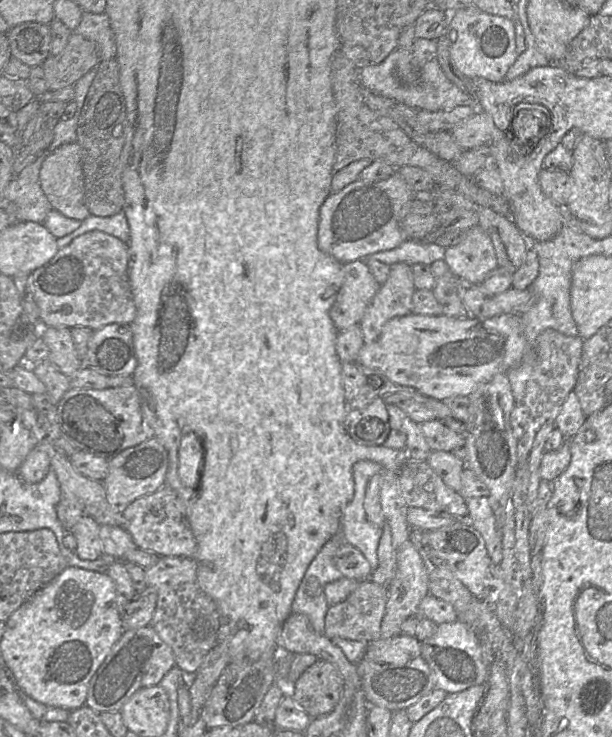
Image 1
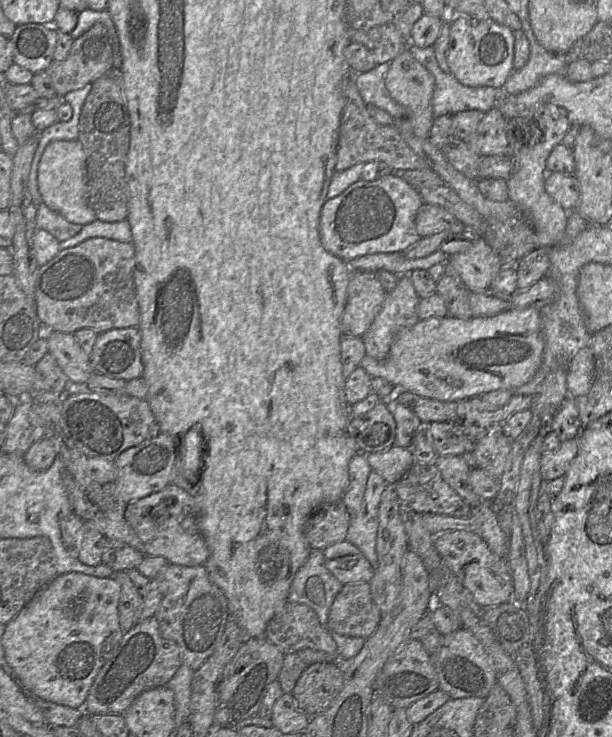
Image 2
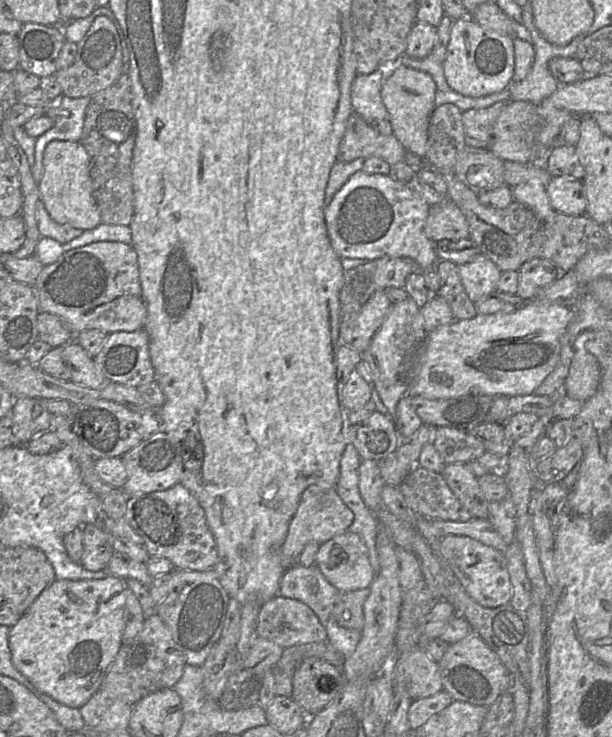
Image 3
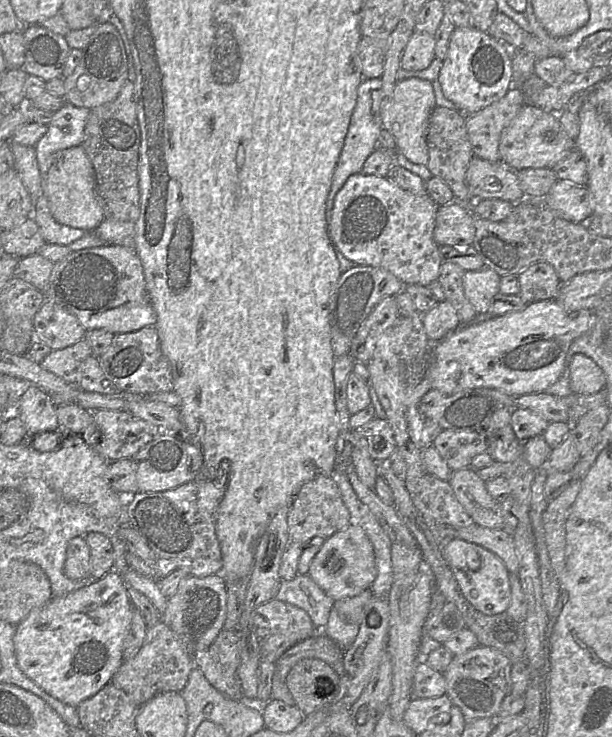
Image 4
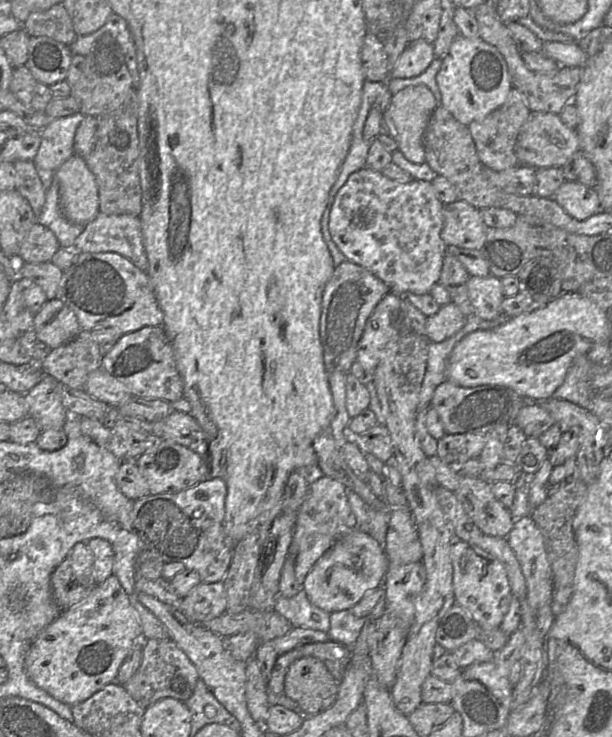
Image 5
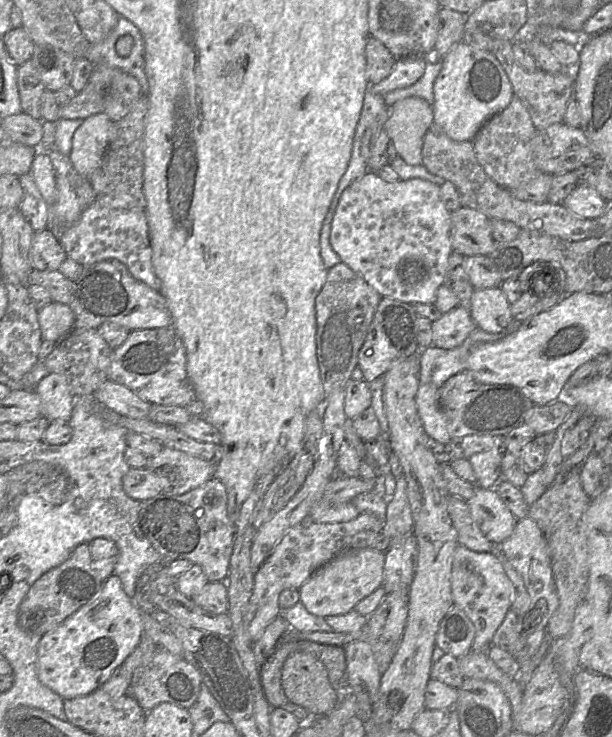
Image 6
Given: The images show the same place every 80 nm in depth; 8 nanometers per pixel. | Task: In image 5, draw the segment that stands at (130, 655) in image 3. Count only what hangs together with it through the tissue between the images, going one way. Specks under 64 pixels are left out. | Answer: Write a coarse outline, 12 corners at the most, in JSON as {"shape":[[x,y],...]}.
{"shape":[[171,638],[144,639],[122,686],[146,709],[187,701],[199,678]]}

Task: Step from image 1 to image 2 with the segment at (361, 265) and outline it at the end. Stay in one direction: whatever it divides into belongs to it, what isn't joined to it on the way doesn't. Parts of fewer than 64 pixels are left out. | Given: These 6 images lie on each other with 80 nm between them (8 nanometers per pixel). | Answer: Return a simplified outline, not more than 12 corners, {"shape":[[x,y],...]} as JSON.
{"shape":[[351,270],[343,337],[360,337],[387,297],[375,272]]}

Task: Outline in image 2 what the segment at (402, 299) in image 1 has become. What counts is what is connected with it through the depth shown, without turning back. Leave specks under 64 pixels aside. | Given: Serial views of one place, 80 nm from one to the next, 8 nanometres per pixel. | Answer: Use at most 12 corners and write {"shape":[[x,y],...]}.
{"shape":[[399,276],[362,336],[366,355],[388,355],[420,320],[410,276]]}

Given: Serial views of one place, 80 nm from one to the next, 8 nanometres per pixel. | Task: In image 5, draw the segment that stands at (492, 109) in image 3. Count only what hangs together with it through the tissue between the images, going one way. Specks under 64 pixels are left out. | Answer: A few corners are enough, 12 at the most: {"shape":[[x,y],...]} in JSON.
{"shape":[[512,87],[468,130],[483,166],[516,167],[515,142],[530,110]]}

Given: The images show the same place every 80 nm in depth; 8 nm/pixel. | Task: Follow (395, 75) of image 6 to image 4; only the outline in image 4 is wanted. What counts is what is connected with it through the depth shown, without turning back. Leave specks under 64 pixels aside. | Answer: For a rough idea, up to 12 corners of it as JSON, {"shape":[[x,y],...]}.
{"shape":[[414,31],[400,68],[427,68],[435,58],[434,35]]}

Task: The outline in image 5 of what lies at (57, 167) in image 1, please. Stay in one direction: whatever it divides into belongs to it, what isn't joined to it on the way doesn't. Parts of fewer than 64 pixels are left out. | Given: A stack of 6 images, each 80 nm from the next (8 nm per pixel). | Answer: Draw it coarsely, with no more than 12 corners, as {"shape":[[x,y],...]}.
{"shape":[[83,157],[54,173],[63,216],[86,225],[99,214],[98,187]]}

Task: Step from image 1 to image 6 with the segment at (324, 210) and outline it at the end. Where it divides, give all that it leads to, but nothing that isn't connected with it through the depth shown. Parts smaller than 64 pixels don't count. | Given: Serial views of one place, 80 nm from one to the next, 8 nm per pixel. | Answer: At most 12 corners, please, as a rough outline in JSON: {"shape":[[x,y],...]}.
{"shape":[[367,170],[330,242],[382,297],[434,304],[452,252],[438,185]]}

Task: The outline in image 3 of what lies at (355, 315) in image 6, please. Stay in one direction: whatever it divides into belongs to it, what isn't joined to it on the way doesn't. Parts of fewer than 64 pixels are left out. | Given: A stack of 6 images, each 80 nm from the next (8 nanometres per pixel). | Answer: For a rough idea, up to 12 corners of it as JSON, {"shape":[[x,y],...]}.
{"shape":[[390,256],[344,272],[340,323],[377,290],[404,288],[419,270],[410,258]]}

